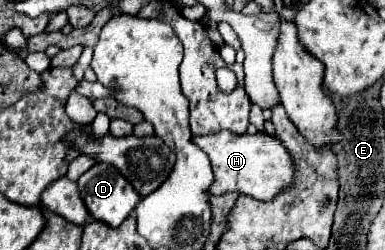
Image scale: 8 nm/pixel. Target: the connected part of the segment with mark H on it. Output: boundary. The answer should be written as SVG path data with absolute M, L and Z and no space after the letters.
M219 131L213 135L199 135L191 139L199 149L203 149L213 165L215 181L209 187L211 195L225 195L225 193L241 193L249 195L257 201L269 201L279 191L283 191L293 181L293 161L281 141L269 135L237 135L231 131Z

